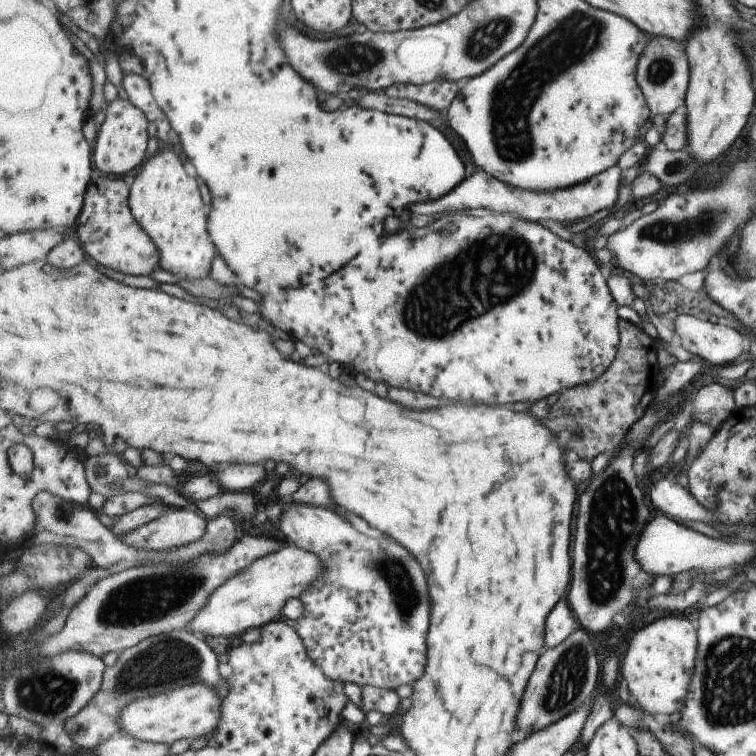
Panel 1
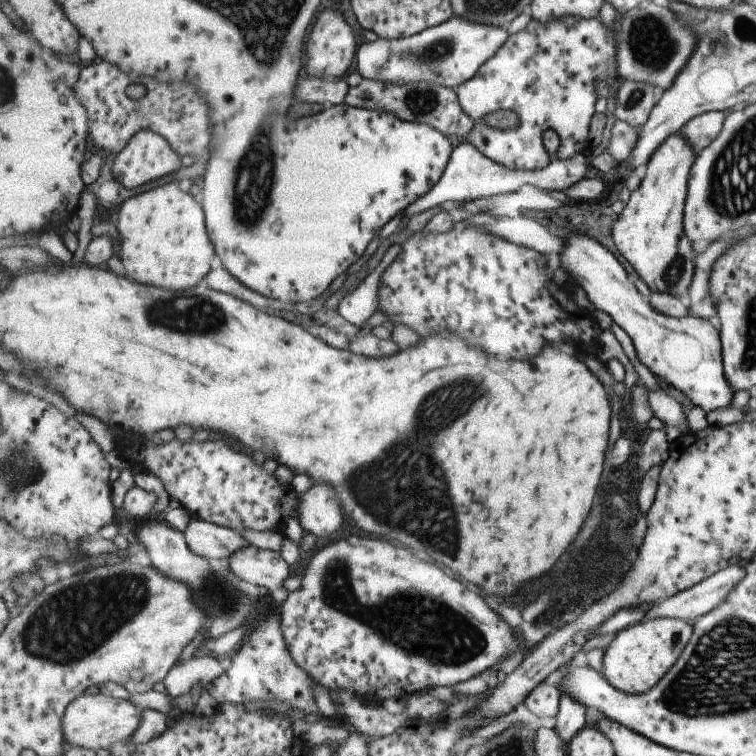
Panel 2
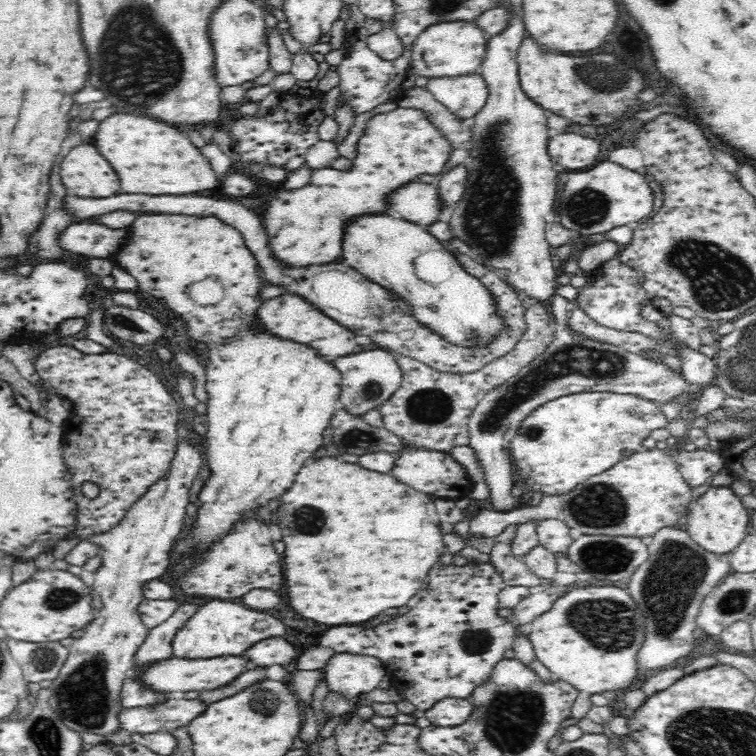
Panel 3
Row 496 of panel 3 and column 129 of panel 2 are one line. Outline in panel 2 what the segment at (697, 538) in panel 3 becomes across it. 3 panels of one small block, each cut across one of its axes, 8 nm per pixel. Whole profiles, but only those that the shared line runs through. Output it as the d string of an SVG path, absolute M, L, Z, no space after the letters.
M83 694L68 706L63 717L64 738L72 745L83 746L99 751L100 748L109 749L117 742L129 740L141 724L143 708L135 706L130 699L118 699L103 695Z

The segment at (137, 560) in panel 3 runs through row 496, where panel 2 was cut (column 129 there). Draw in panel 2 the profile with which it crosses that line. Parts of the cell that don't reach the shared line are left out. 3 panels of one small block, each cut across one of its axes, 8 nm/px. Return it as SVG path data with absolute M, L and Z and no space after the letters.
M143 129L132 138L114 160L111 174L125 188L139 188L145 182L153 182L157 178L169 176L181 168L181 157L171 146L171 143L161 134L149 129Z

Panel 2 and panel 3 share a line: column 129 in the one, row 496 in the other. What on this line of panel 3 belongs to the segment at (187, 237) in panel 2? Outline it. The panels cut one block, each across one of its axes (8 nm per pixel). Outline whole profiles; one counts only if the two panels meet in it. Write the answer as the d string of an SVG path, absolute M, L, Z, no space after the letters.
M154 214L138 216L128 240L126 248L116 254L116 262L138 280L138 288L156 298L164 298L168 308L188 322L188 334L193 340L208 348L208 364L205 366L208 402L203 407L207 414L208 433L205 439L207 449L203 453L211 474L197 497L200 504L188 543L197 542L206 548L216 538L222 538L242 514L245 518L256 516L258 506L264 506L264 494L268 504L268 498L278 498L292 486L302 464L322 446L322 432L330 427L334 413L341 407L342 372L313 346L282 338L266 330L266 326L259 326L257 310L266 301L258 294L269 284L262 280L258 262L236 228L212 216Z

